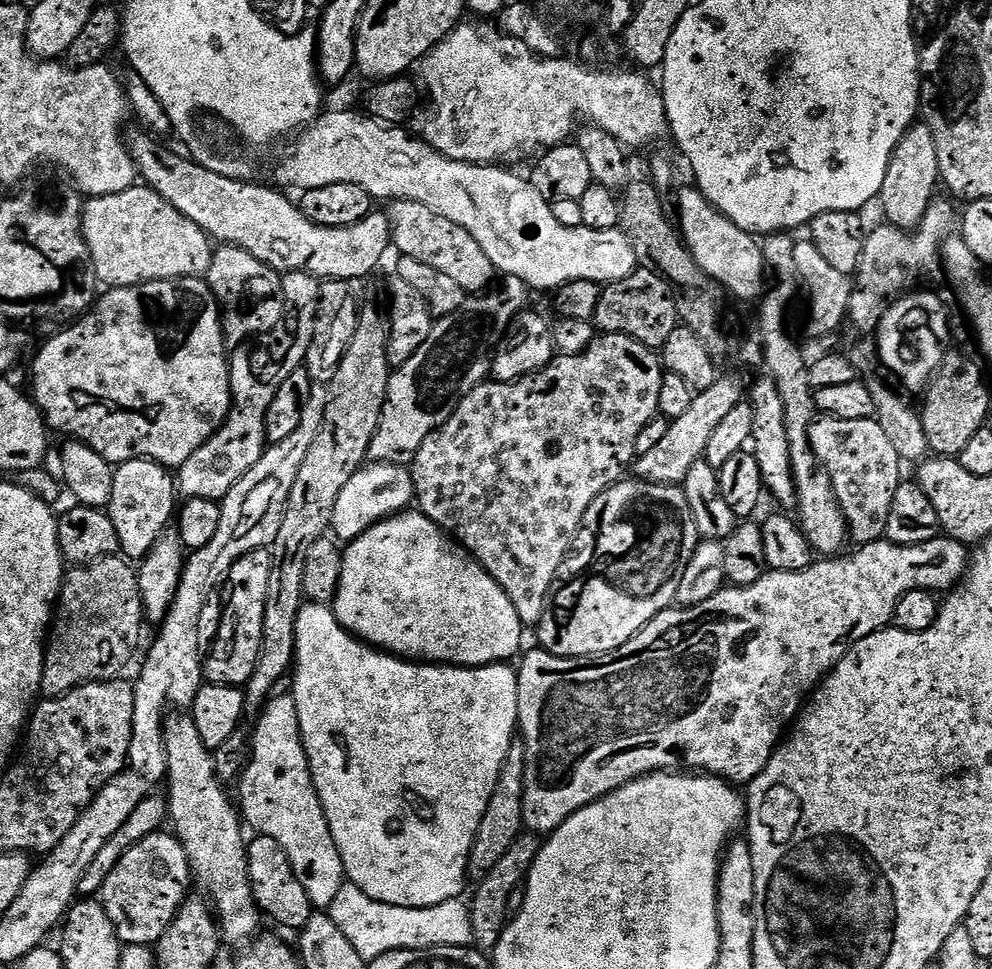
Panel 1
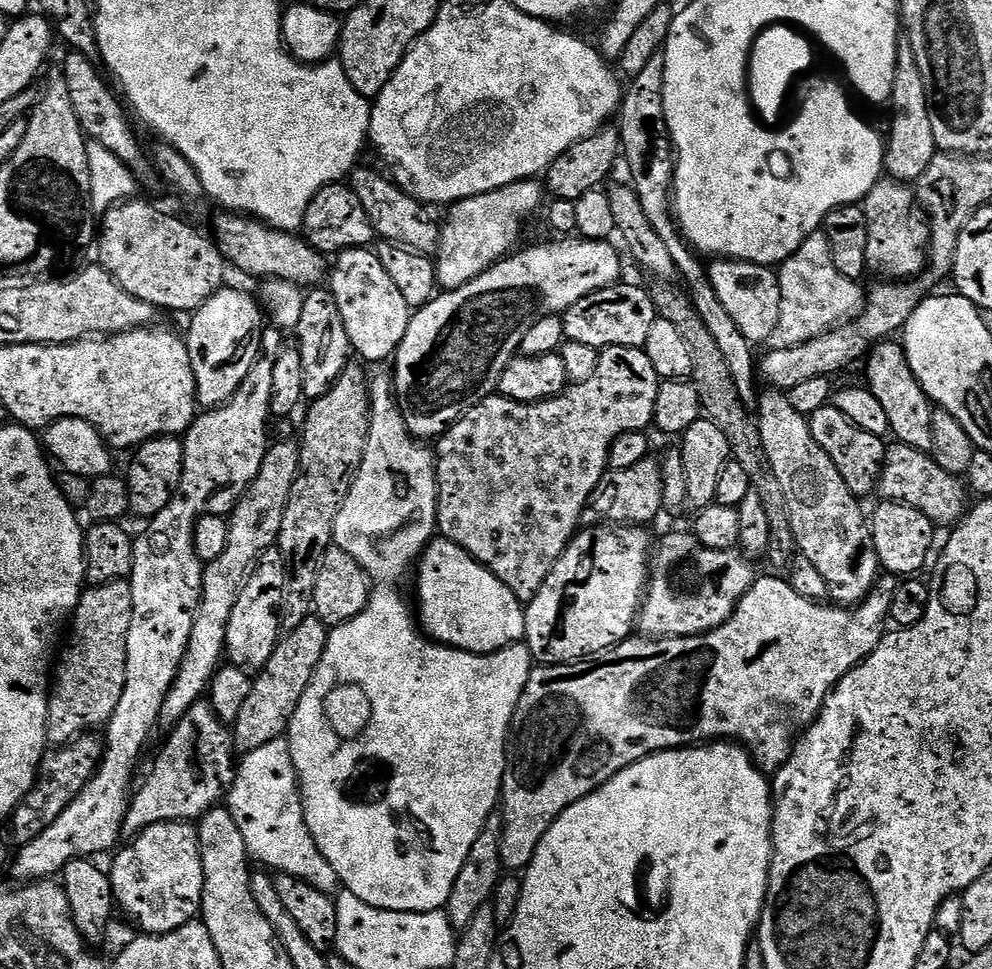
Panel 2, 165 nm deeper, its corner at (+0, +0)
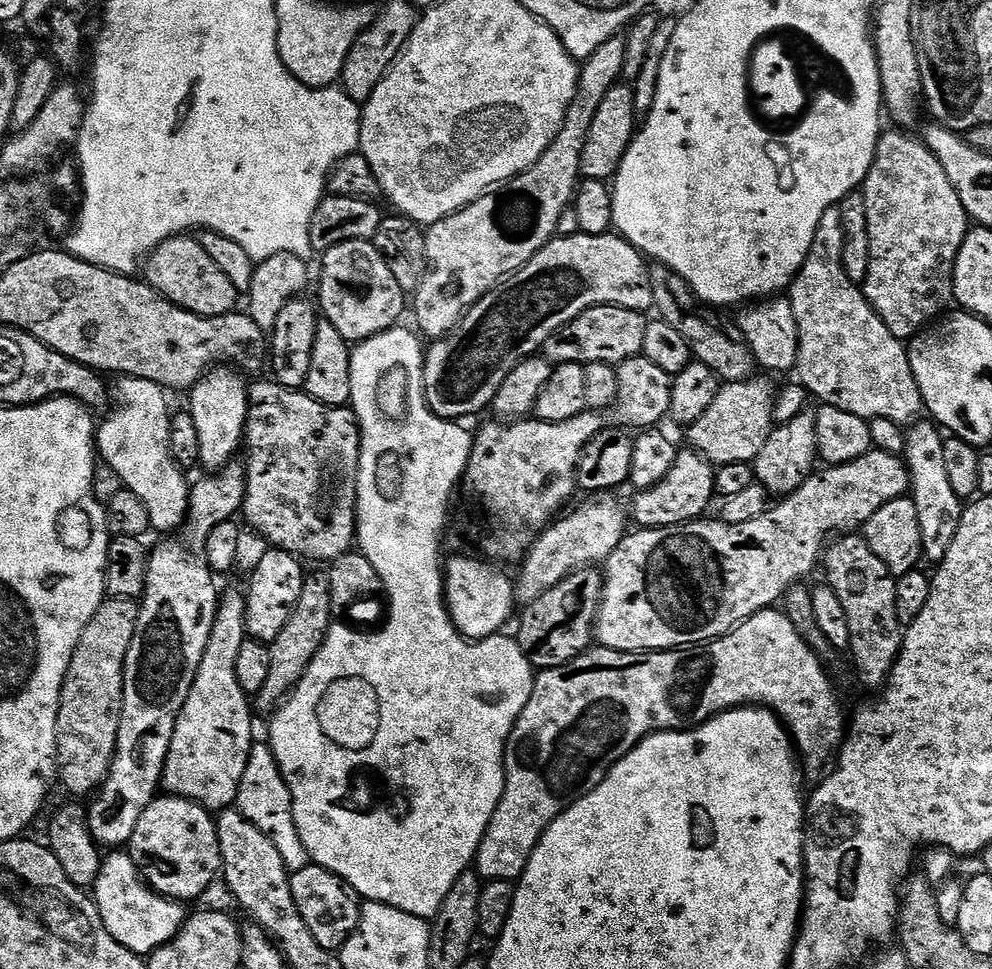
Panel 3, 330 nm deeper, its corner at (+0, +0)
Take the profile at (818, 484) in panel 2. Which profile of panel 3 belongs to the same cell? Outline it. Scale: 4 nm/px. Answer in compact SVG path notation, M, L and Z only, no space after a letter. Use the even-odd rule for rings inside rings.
M844 534L833 539L822 557L822 572L823 568L828 575L826 583L838 594L850 621L847 651L852 652L856 672L866 687L883 689L904 645L905 629L898 622L898 610L894 610L896 577L889 574L886 562L870 550L860 534Z

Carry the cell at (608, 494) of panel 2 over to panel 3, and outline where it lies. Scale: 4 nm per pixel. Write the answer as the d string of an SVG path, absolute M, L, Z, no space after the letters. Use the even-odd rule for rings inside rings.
M611 491L593 495L581 508L570 512L549 524L524 556L518 568L520 573L514 576L517 605L533 604L535 600L542 598L542 594L546 594L546 590L554 590L554 586L558 586L558 582L565 580L572 572L578 572L596 562L592 560L607 560L630 528L630 516L625 505L623 508L619 498Z

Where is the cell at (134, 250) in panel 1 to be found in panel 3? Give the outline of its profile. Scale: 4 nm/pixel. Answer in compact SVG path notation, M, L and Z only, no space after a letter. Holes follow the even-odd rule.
M191 235L171 236L166 242L159 244L146 261L146 272L147 268L146 283L159 296L165 296L171 304L190 314L207 318L237 311L238 293L230 283L230 278L222 274L222 269L210 259L210 254L202 250L199 239Z

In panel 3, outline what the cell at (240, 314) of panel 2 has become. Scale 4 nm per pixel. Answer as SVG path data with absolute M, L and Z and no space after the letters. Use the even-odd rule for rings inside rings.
M213 366L187 393L187 412L194 418L198 429L199 467L204 470L219 470L233 463L244 443L244 427L248 417L249 381L244 381L235 367Z

